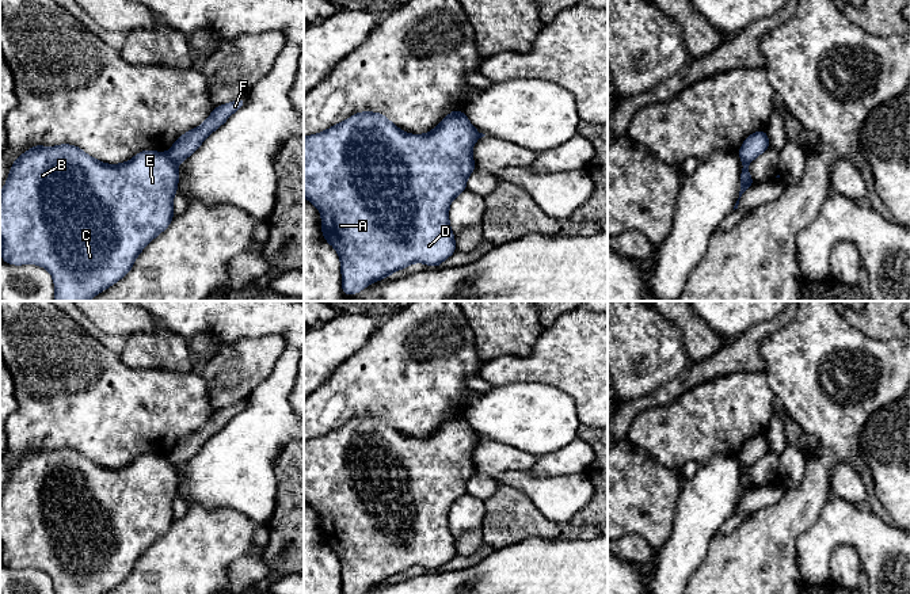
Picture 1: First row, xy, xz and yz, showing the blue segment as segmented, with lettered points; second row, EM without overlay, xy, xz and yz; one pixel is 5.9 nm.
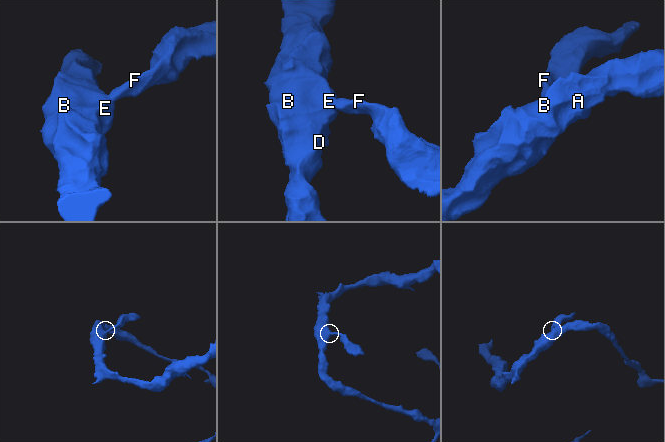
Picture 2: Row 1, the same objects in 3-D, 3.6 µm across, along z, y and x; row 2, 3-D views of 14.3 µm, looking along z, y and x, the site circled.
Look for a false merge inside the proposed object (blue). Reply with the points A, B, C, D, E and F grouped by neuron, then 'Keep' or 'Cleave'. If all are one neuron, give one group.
Groups: A B C D E / F. Cleave

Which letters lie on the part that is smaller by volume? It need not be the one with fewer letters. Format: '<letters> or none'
F

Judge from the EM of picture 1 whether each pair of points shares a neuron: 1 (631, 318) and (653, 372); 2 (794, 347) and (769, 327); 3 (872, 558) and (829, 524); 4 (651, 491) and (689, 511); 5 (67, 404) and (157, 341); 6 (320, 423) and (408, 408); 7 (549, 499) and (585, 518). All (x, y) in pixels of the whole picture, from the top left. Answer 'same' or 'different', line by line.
1: same
2: different
3: same
4: different
5: different
6: same
7: different

